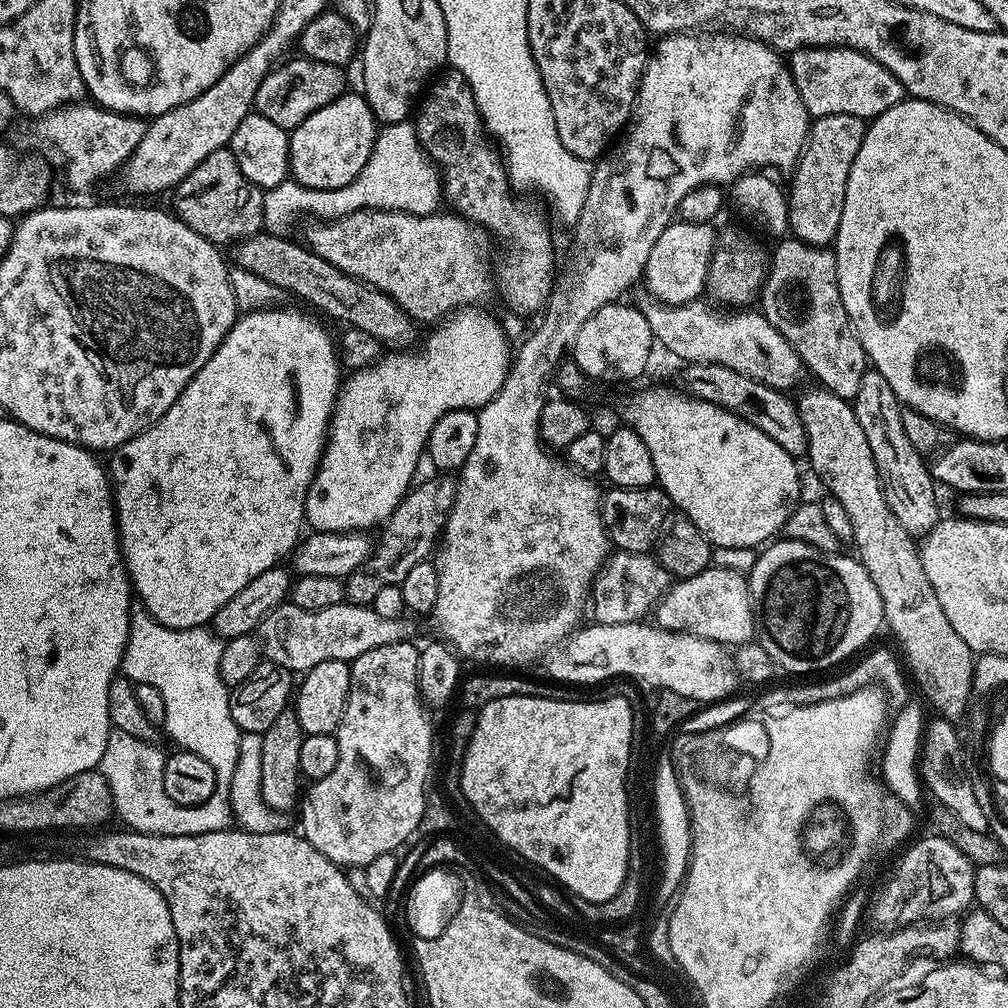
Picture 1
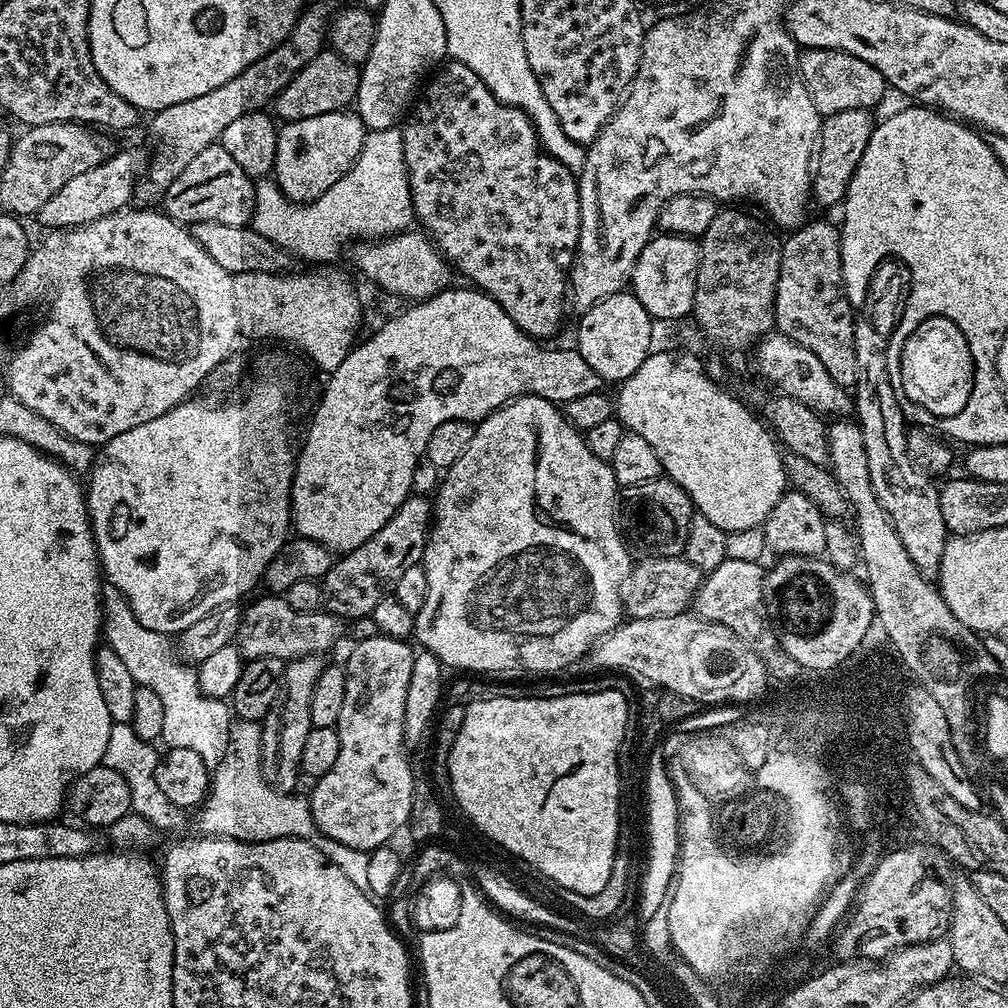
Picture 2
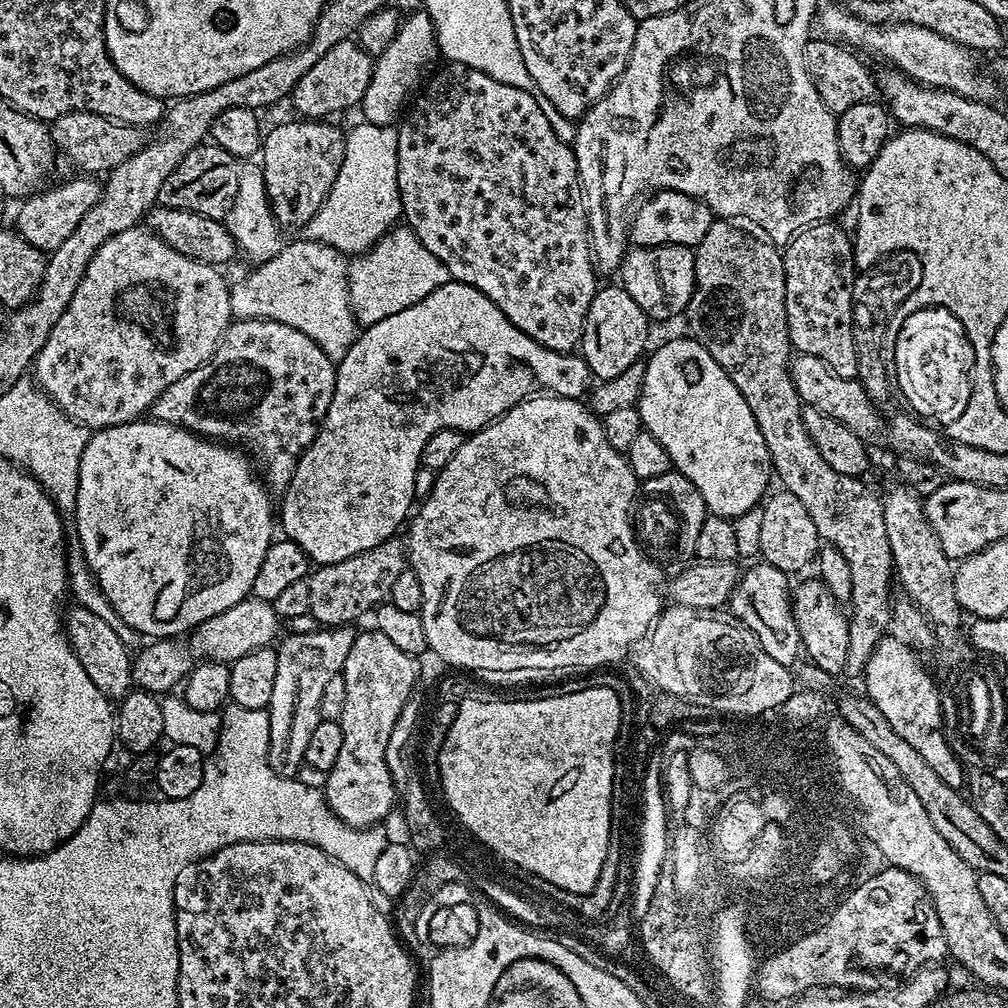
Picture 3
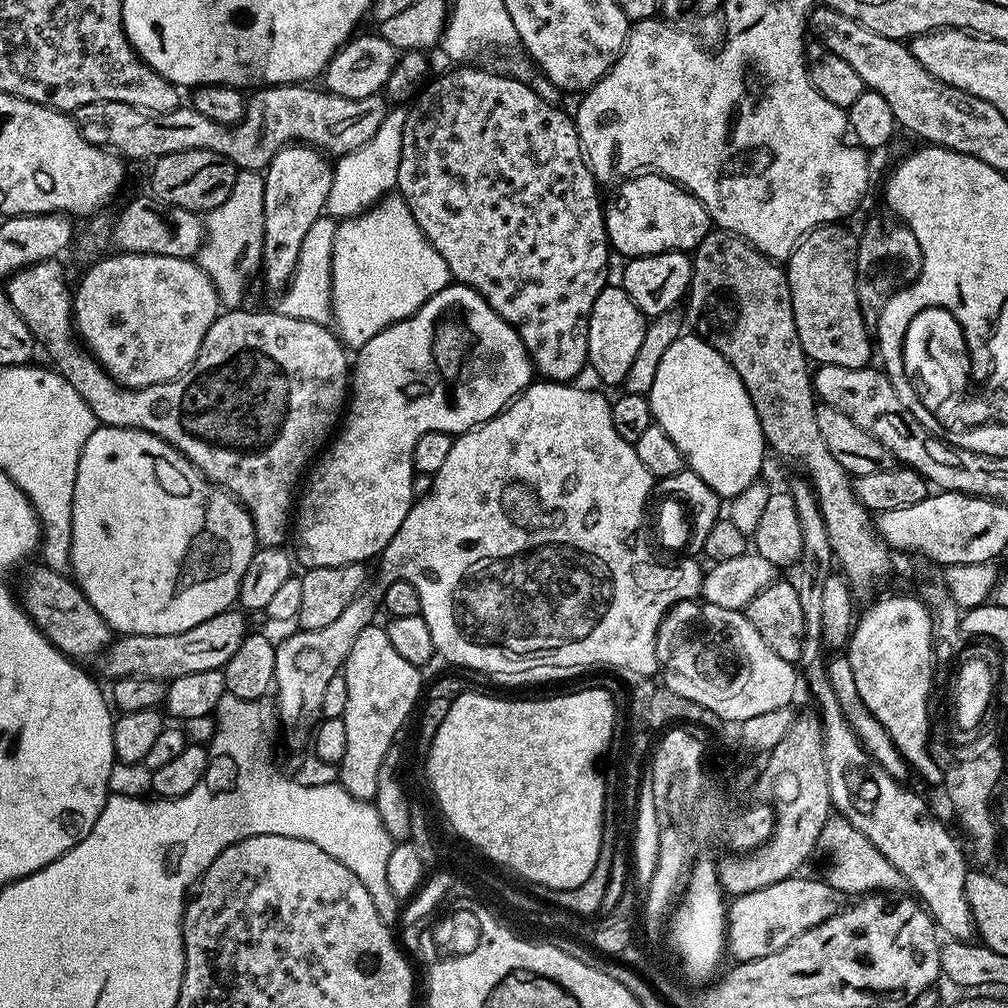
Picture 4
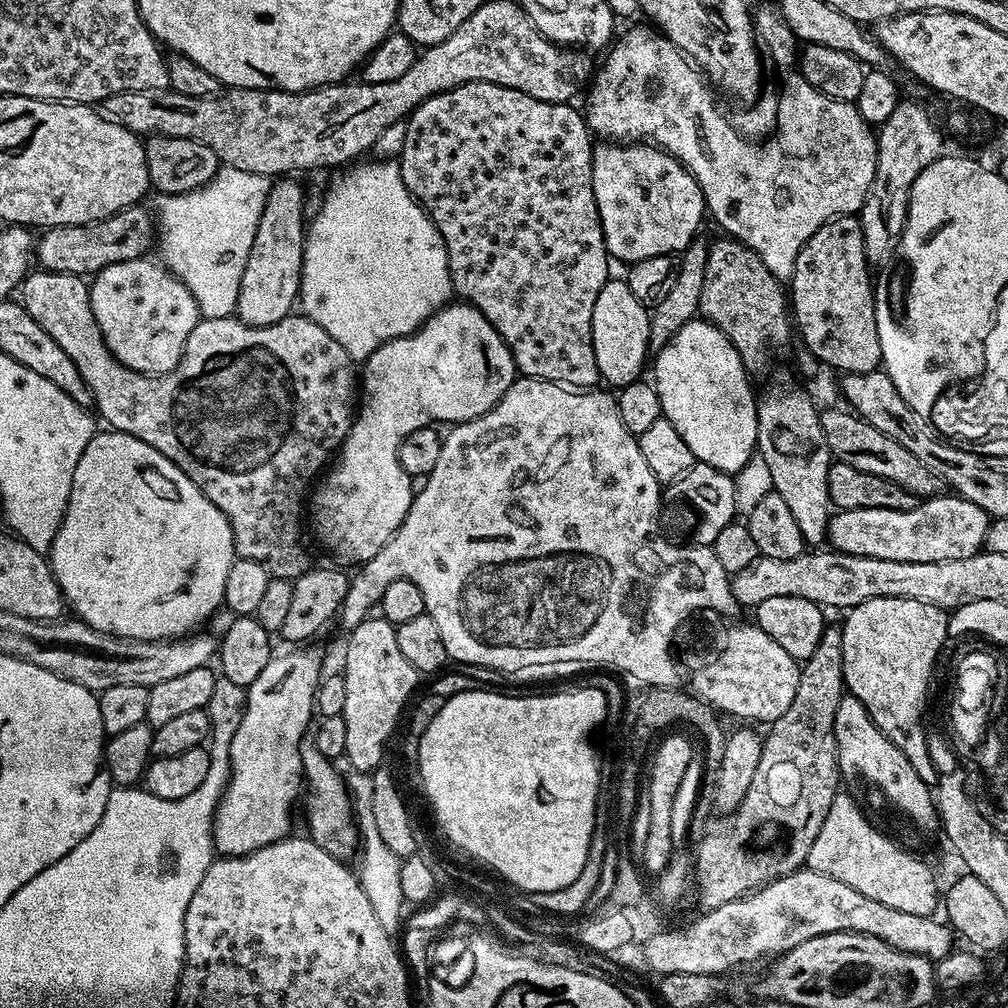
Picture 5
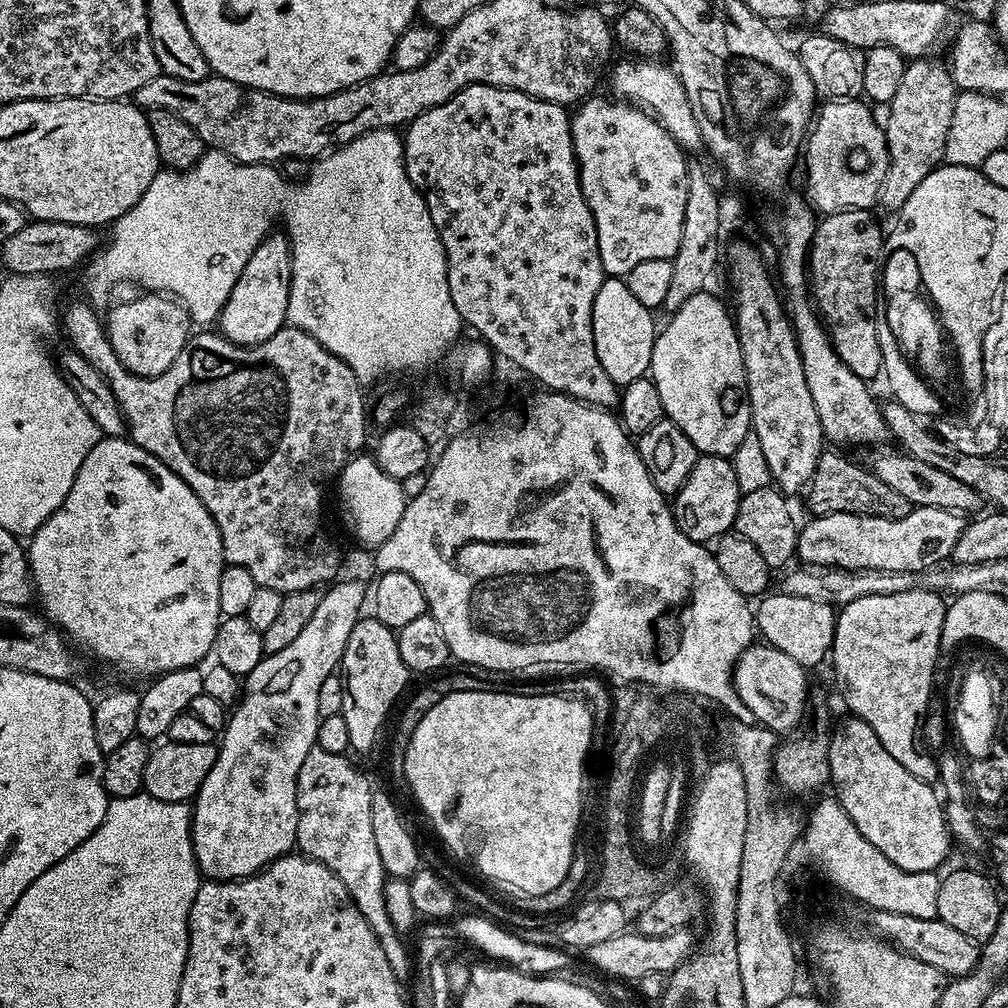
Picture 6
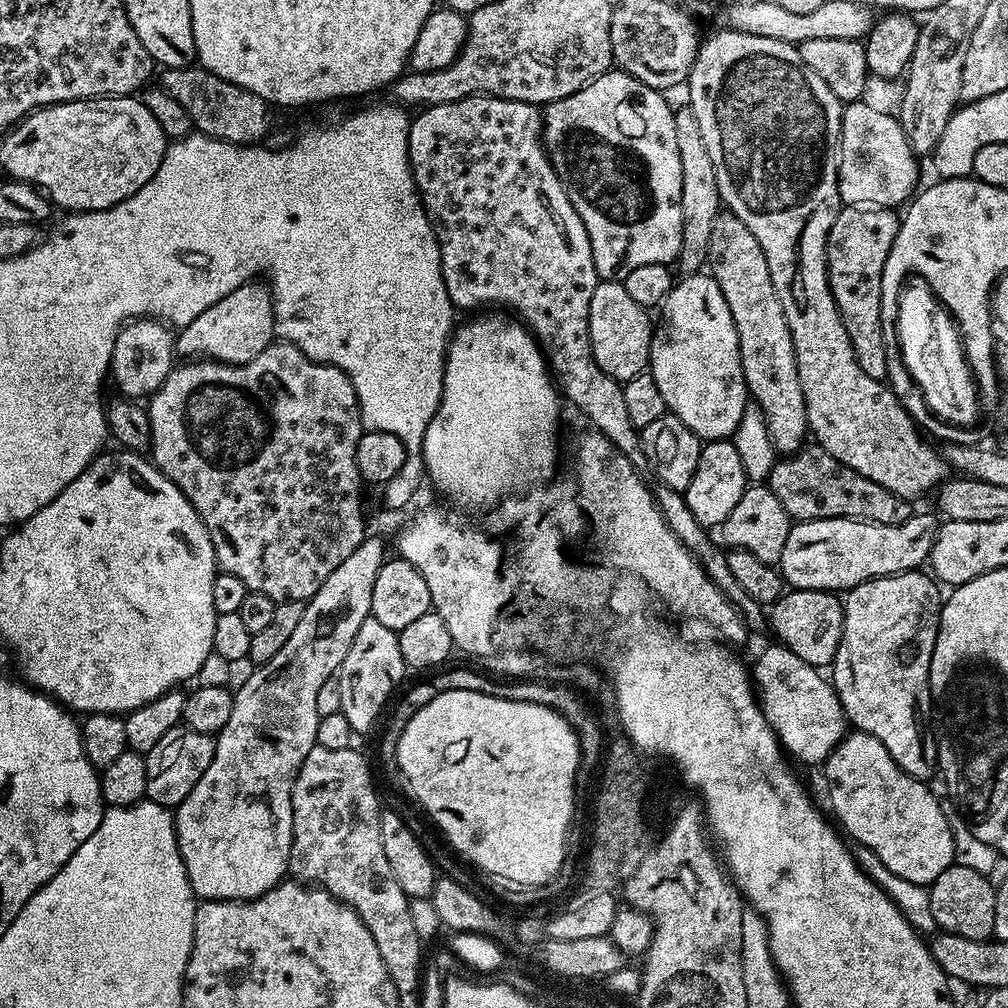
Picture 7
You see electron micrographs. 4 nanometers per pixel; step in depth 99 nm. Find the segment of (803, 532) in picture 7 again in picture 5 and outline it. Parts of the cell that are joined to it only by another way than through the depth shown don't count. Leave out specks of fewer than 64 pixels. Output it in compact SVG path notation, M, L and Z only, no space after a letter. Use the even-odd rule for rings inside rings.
M941 494L925 499L914 510L840 510L828 521L827 543L835 551L851 556L886 558L890 562L946 562L950 558L970 558L985 547L990 517L982 506L955 494Z

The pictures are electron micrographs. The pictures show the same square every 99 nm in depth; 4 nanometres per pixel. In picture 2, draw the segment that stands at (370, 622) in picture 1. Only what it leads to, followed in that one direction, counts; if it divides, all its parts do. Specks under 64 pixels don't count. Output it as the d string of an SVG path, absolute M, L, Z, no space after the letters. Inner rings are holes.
M264 594L261 600L243 609L235 643L240 649L240 655L248 660L278 658L287 662L302 656L320 656L330 651L344 632L340 624L343 624L341 617L327 610L299 612L284 601L283 595Z

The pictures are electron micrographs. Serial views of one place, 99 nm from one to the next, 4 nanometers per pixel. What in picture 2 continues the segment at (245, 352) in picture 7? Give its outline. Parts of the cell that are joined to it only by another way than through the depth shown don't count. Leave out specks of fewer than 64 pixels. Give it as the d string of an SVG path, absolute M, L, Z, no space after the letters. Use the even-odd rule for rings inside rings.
M354 110L314 114L314 118L289 120L276 133L276 167L274 179L285 201L309 204L317 200L358 158L364 145L366 129Z

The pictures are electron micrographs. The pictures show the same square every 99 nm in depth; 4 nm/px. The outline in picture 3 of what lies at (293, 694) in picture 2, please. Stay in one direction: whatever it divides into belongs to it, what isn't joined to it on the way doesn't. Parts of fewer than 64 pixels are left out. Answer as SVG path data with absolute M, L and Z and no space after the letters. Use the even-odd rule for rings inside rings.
M320 626L315 629L317 632L300 632L297 636L288 636L284 641L279 641L276 657L283 687L285 684L292 688L296 684L296 701L292 704L292 721L288 724L288 741L284 744L283 775L295 777L299 773L296 771L304 764L308 741L321 722L322 694L330 683L330 678L339 676L344 671L350 646L354 646L358 635L357 629L354 629L352 626Z

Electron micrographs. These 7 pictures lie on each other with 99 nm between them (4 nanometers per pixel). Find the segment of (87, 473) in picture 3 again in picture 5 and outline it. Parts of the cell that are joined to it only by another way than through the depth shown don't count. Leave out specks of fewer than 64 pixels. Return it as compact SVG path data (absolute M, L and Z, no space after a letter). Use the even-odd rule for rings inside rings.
M100 430L92 437L92 441L82 450L82 458L78 458L78 466L74 466L74 482L70 486L68 509L64 515L62 526L54 538L50 549L52 573L58 586L64 592L64 598L69 609L72 608L77 617L99 632L109 632L112 636L125 636L131 640L167 640L169 638L184 638L199 626L203 620L208 620L224 603L226 576L230 574L230 566L238 559L236 543L232 526L226 514L166 458L166 454L158 454L154 446L146 446L138 438L125 432L115 430Z

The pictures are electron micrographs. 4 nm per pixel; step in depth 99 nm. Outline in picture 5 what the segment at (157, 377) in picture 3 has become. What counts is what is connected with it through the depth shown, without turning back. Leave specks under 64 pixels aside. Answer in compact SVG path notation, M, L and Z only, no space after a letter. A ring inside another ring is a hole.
M152 258L106 266L91 277L88 293L98 330L102 330L112 357L147 376L161 376L178 366L190 330L202 319L194 294L169 268Z

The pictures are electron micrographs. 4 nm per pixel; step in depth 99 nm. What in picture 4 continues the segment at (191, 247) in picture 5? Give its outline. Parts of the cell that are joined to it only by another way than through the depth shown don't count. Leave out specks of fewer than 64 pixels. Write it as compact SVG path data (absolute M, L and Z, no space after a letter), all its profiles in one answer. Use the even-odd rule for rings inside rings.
M237 184L240 192L232 192L226 202L207 213L204 220L206 239L198 253L200 269L208 275L210 282L220 295L221 305L228 310L241 307L244 300L244 291L247 290L254 274L242 274L238 268L232 268L232 256L242 256L240 240L244 240L244 216L256 216L256 188L246 184Z

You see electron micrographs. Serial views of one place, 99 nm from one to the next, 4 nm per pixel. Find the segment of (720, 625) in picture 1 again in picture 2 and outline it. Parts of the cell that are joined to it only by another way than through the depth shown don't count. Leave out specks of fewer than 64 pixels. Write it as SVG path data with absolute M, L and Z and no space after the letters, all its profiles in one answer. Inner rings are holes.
M724 560L713 572L707 573L696 592L695 615L702 620L726 626L761 654L774 648L774 628L764 606L765 569L757 562Z

